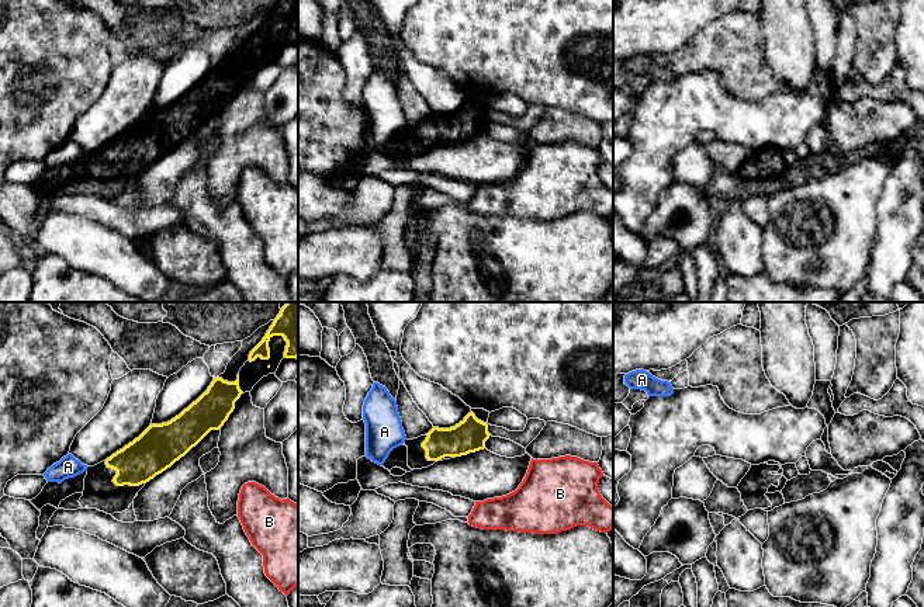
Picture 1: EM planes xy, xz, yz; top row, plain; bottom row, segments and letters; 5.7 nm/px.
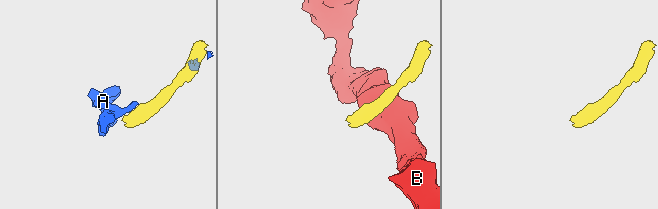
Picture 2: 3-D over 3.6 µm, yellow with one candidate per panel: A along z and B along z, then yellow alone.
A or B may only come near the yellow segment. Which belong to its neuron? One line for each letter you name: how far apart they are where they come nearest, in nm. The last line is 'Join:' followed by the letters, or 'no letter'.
Join: no letter

